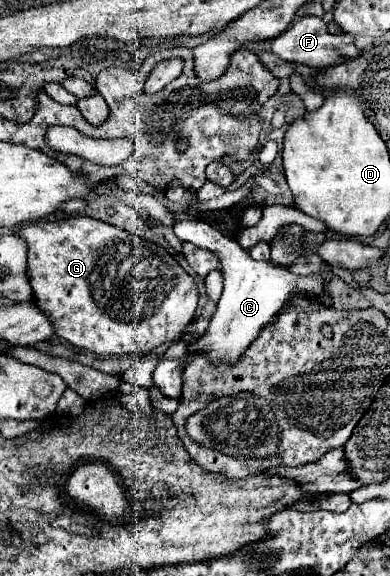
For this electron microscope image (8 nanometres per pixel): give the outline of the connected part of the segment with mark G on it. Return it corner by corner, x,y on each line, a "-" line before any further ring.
81,215
25,225
19,229
19,237
27,243
29,283
35,291
35,305
53,319
55,333
75,347
99,355
149,353
167,341
181,339
183,331
195,319
199,301
197,283
153,241

